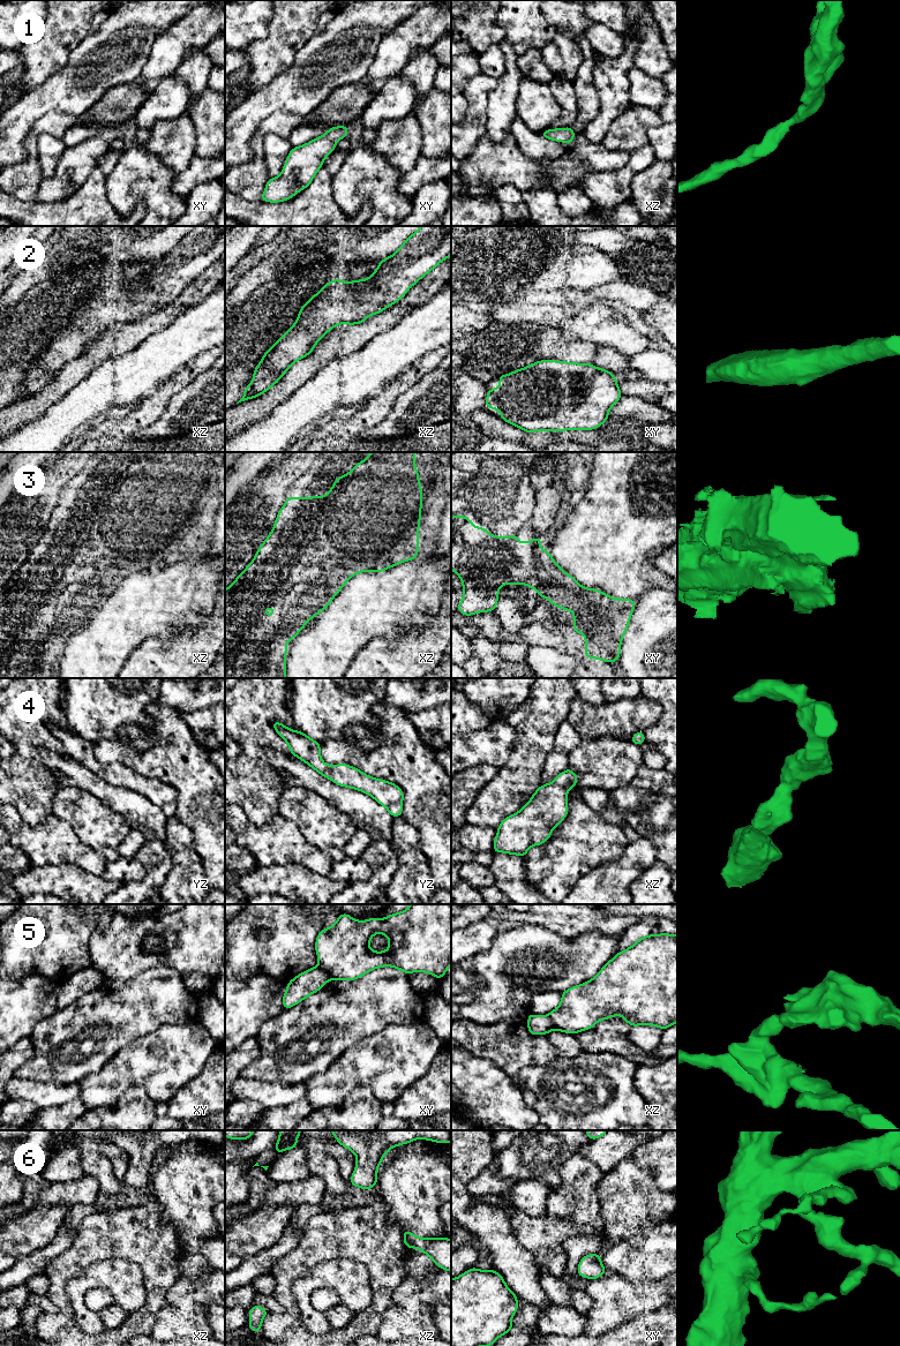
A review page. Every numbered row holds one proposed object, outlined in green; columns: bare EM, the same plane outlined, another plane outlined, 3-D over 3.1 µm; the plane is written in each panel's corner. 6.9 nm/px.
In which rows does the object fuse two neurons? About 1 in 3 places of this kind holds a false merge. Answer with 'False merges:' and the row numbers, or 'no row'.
False merges: 5

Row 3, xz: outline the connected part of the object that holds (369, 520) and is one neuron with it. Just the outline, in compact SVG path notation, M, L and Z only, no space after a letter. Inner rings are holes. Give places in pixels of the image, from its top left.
M372 452L347 474L338 476L328 494L321 497L286 497L284 506L277 514L272 531L257 549L255 557L225 589L225 678L286 678L285 669L288 659L283 655L291 651L285 647L286 642L294 639L309 619L315 618L320 611L327 609L335 595L342 591L352 576L365 571L380 573L418 557L422 487L418 469L414 466L415 461L414 452Z

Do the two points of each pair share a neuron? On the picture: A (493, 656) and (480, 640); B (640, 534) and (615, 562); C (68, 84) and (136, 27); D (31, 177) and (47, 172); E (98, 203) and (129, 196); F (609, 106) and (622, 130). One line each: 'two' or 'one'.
A: one
B: one
C: one
D: two
E: two
F: two

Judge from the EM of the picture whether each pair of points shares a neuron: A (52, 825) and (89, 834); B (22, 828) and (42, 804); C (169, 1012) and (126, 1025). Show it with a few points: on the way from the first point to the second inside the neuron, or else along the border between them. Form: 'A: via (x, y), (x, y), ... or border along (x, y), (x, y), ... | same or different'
A: border along (52, 813), (65, 820), (77, 837), (92, 848) | different
B: border along (12, 805), (30, 826), (37, 826), (51, 814) | different
C: via (158, 1012), (140, 1012), (136, 1015) | same

